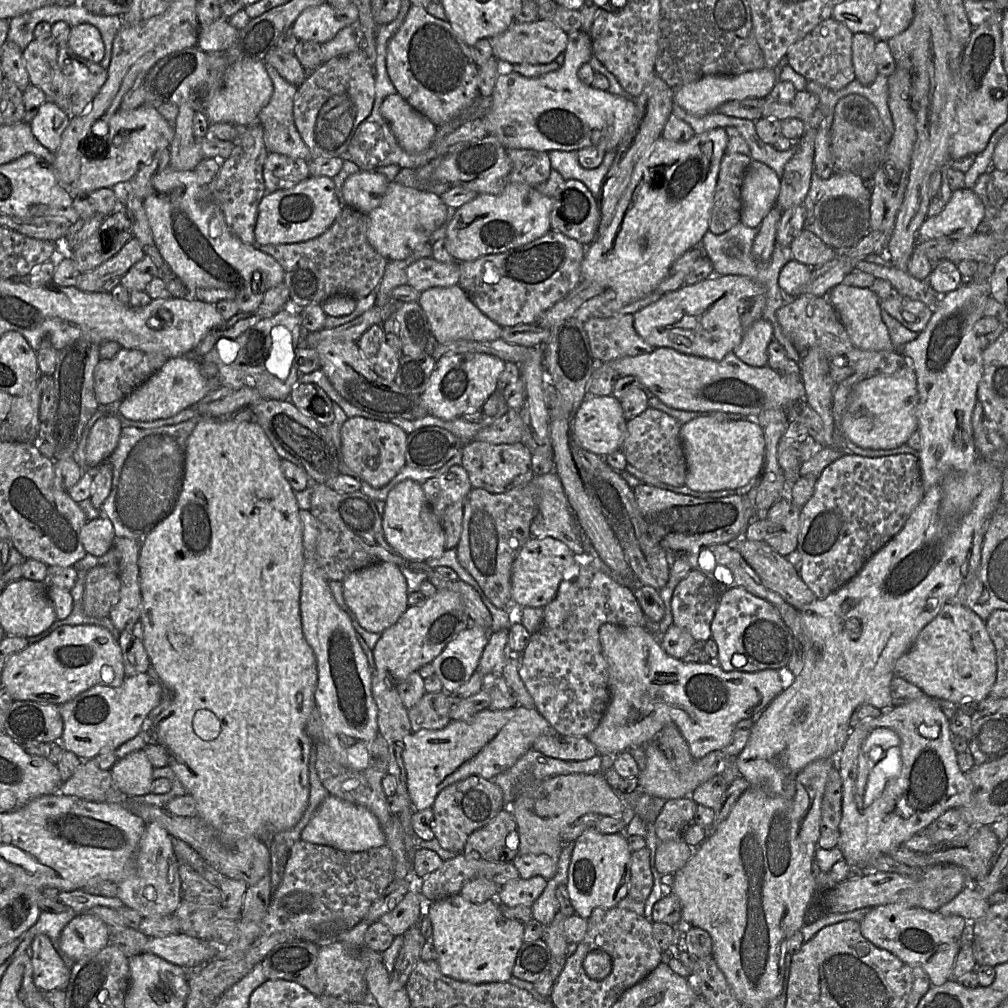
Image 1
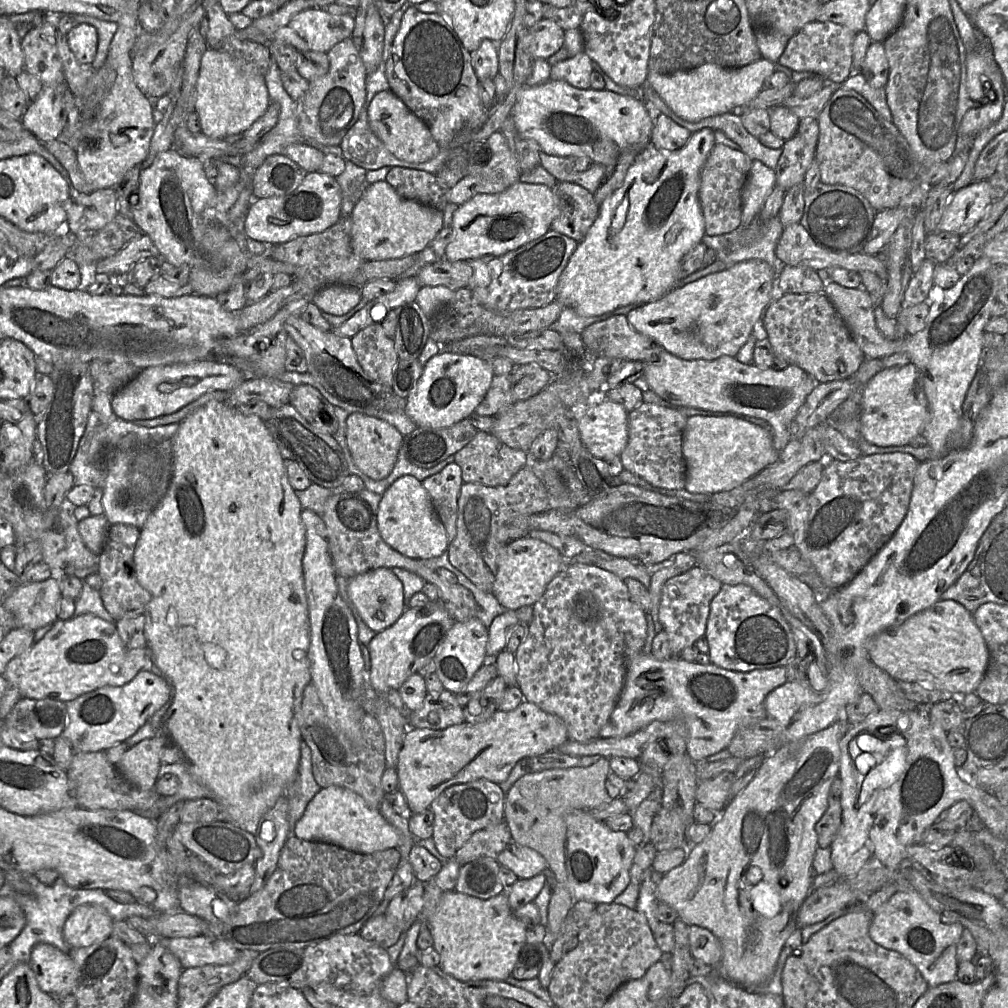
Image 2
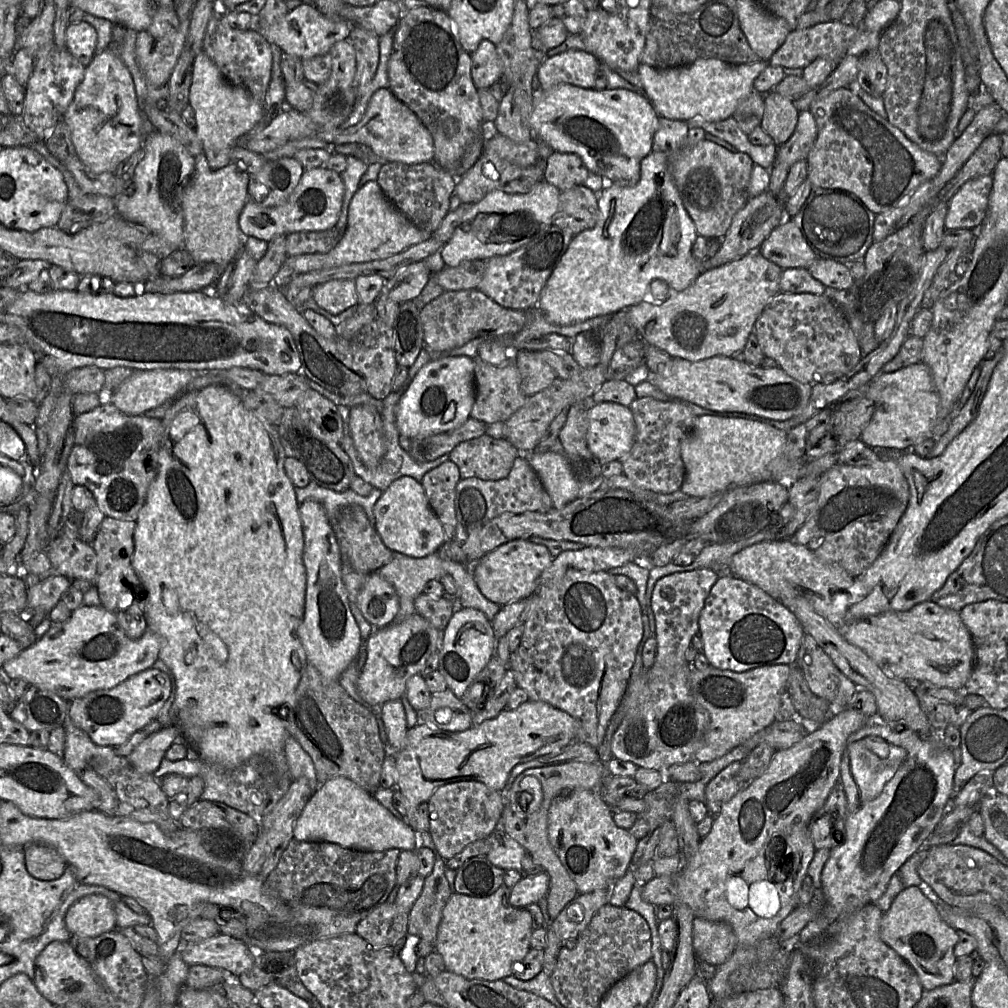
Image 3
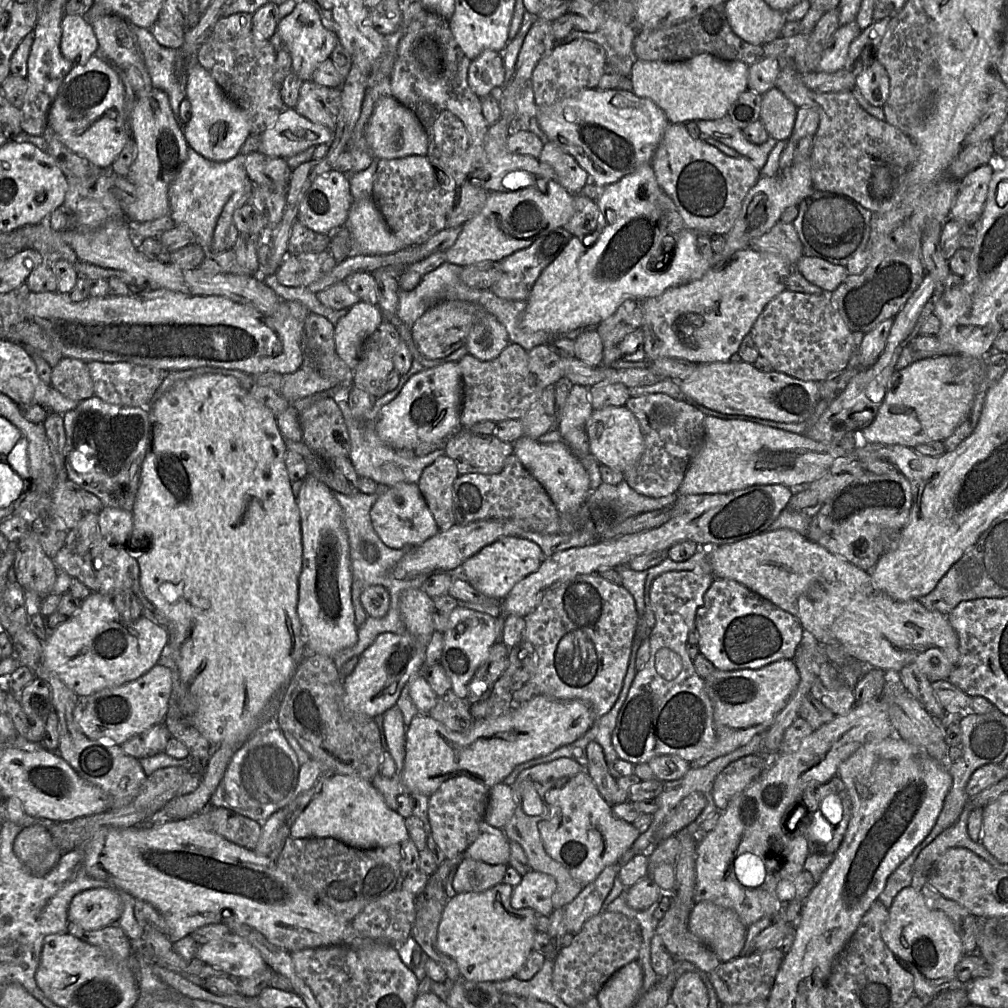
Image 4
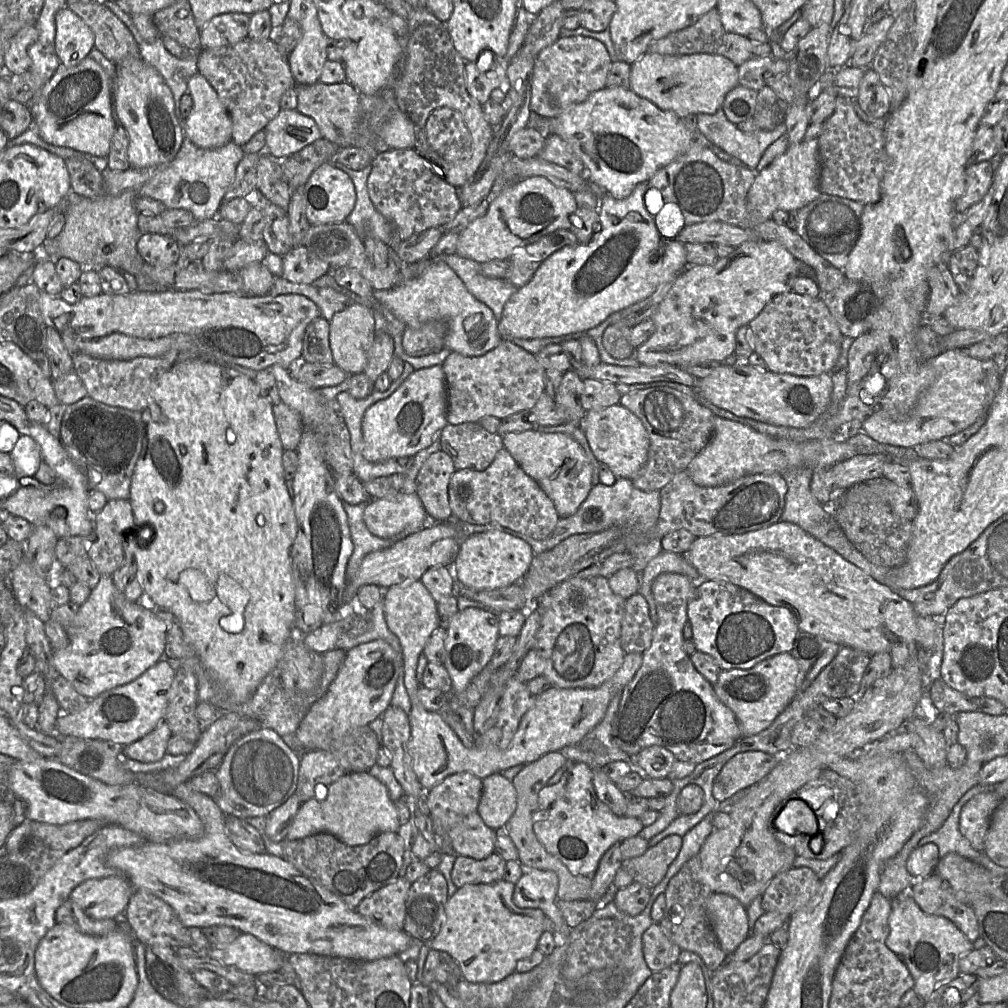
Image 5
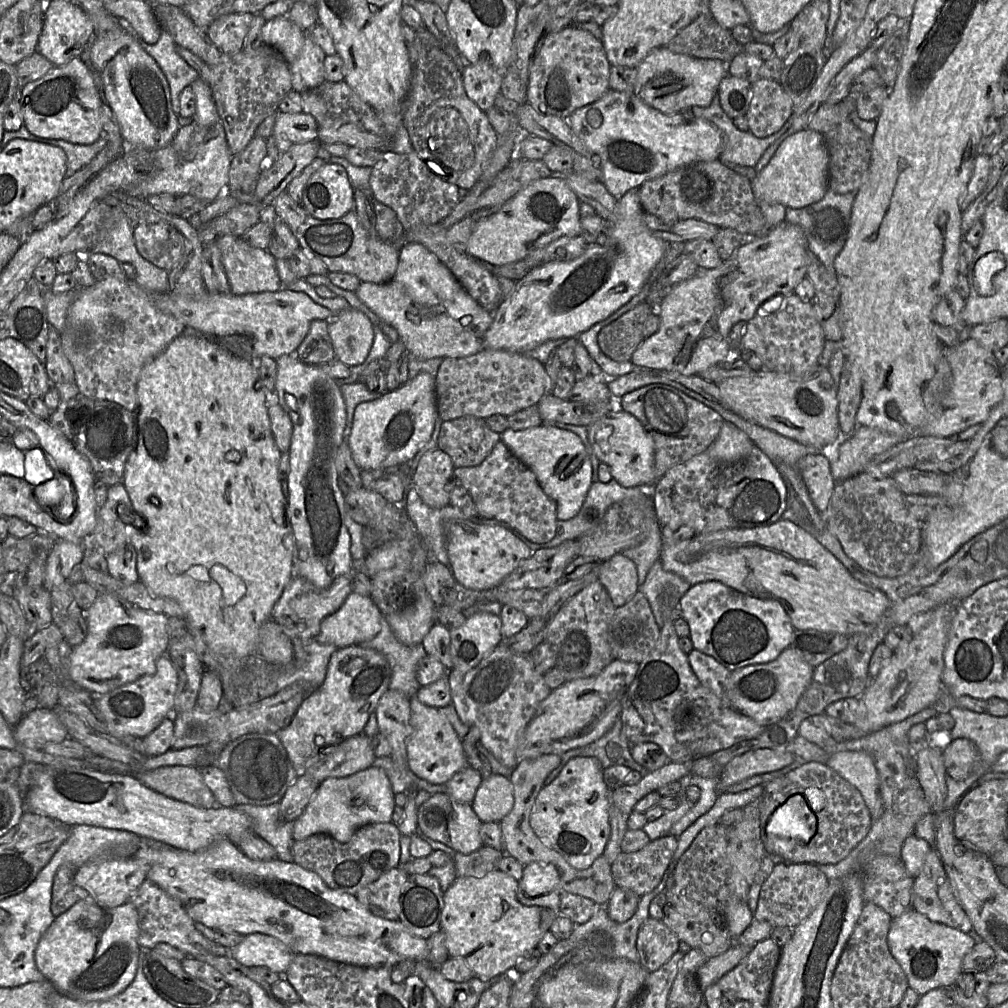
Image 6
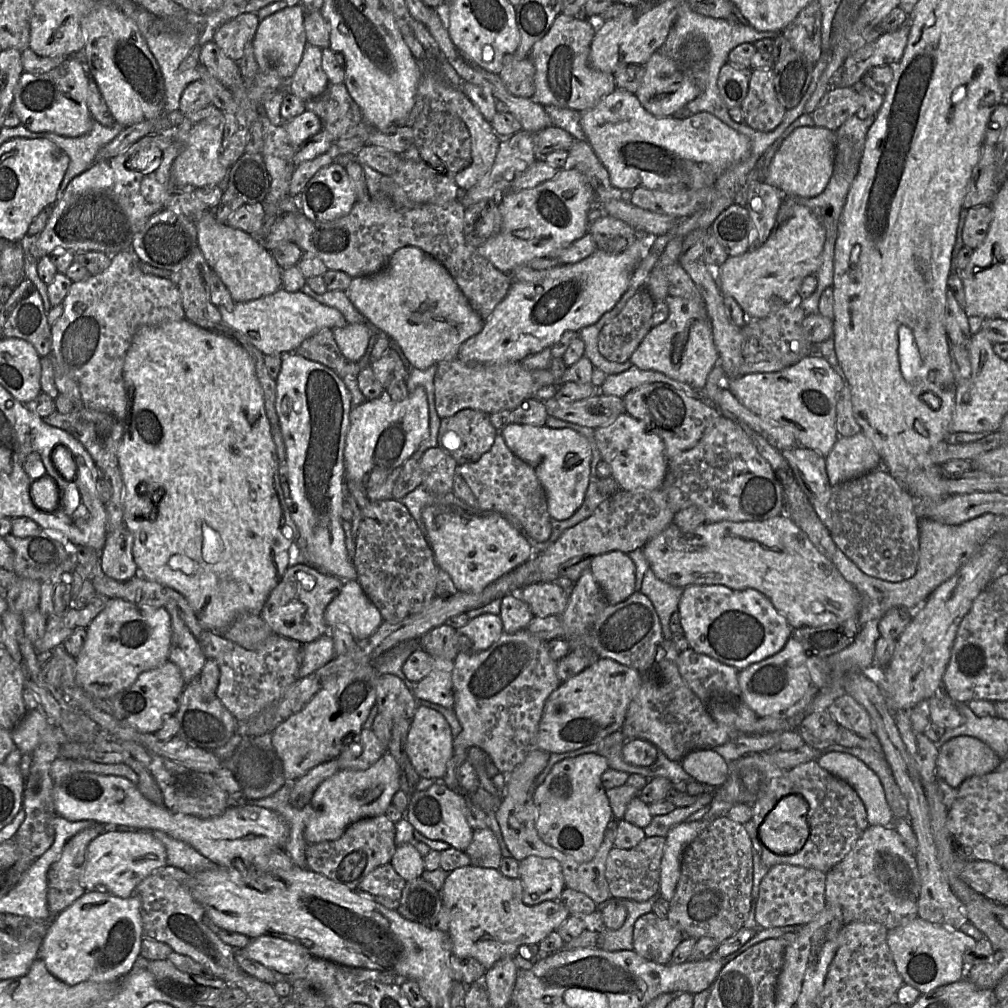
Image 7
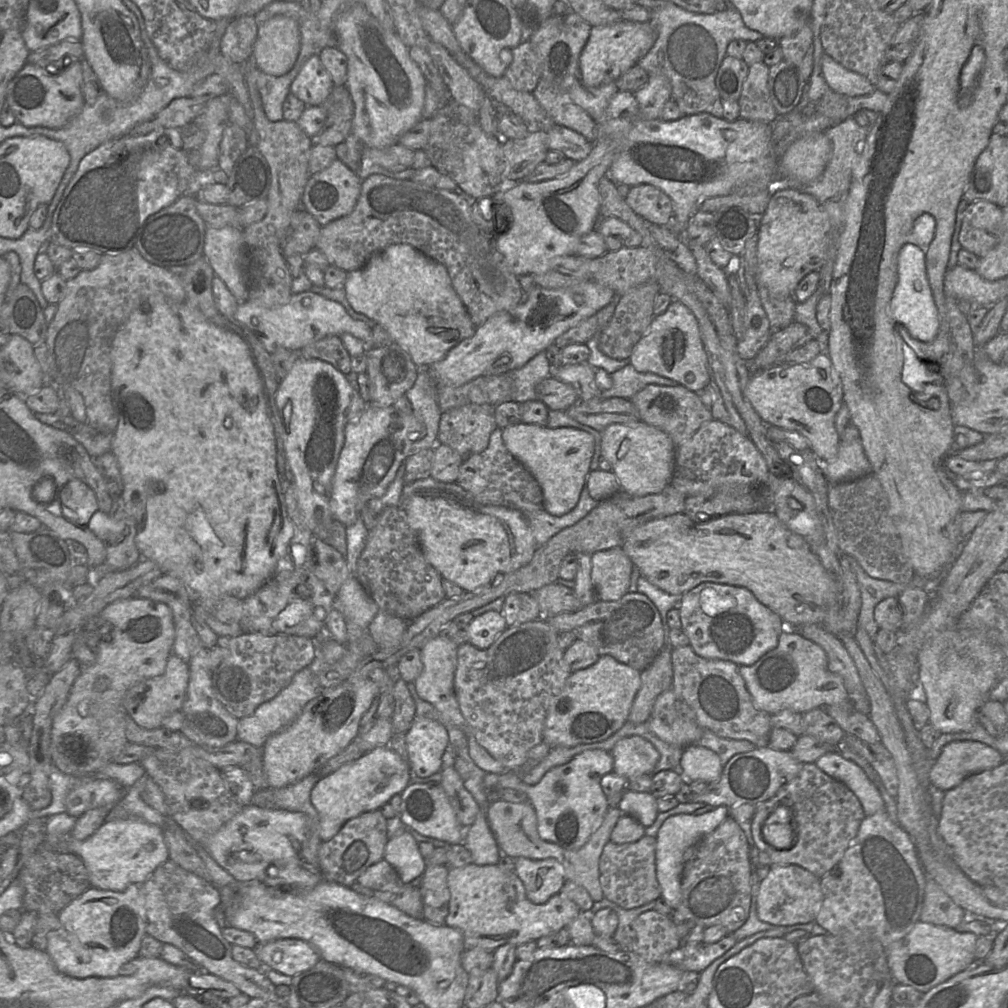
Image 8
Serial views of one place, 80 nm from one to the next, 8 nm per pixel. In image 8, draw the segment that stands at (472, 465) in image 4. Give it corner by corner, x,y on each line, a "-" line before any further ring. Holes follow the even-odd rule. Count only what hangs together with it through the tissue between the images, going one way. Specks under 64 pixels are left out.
467,404
442,412
437,443
458,452
463,461
483,452
497,428
494,411
489,404

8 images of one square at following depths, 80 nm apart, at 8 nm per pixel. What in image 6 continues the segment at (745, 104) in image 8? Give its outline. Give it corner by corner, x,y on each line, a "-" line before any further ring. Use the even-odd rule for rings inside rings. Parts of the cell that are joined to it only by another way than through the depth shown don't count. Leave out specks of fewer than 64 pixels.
759,78
752,84
752,96
745,115
749,131
764,138
776,133
791,117
794,104
779,82

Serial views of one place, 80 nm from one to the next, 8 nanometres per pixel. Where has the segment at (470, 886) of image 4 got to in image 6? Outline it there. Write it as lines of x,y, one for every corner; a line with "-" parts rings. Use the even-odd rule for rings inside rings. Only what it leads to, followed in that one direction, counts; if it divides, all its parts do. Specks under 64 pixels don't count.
483,846
471,854
456,853
453,856
457,877
484,877
488,872
499,868
503,858
501,851

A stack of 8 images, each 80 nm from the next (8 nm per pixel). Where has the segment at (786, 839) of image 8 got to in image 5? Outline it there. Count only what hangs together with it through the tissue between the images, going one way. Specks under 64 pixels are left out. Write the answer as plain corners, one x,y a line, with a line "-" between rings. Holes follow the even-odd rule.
803,801
798,803
788,802
774,818
773,827
776,831
796,835
804,833
810,836
816,836
811,833
809,815
814,815
813,811

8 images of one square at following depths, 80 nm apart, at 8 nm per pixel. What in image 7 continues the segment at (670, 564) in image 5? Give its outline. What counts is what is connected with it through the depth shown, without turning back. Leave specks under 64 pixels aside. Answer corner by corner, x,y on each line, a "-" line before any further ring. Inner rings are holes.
650,568
643,577
640,592
652,603
659,617
664,639
672,638
673,633
669,626
670,618
674,612
678,611
683,590
683,588
661,581

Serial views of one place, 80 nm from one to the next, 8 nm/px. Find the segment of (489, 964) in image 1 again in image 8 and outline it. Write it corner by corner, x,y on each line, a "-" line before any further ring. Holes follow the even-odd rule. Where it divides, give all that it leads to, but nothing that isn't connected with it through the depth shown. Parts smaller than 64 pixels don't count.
477,865
448,869
447,886
450,893
445,925
459,929
465,950
482,948
490,952
504,945
537,941
574,920
580,908
560,893
542,904
532,903
526,896
522,881
514,872
504,871
498,865

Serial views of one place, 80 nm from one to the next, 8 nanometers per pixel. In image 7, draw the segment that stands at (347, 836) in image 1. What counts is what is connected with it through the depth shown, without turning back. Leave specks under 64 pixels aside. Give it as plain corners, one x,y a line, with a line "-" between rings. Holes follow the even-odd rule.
388,752
366,770
339,770
324,780
311,799
312,813
304,830
308,844
340,838
346,828
361,819
384,815
394,794
400,790
400,769

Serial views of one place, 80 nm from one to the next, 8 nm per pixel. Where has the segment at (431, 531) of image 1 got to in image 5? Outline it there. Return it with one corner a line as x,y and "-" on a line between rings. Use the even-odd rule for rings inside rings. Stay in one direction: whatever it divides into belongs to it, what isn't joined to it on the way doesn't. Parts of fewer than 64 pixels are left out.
416,493
371,499
363,519
372,534
384,539
403,538
429,523
428,514

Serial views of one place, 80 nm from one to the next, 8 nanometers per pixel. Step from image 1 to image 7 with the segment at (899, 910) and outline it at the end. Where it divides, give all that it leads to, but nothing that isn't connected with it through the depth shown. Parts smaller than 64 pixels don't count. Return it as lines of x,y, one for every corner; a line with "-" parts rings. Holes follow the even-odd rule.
919,916
888,931
887,943
895,966
905,984
927,994
940,986
966,977
964,954
974,948
977,941
959,929
932,923

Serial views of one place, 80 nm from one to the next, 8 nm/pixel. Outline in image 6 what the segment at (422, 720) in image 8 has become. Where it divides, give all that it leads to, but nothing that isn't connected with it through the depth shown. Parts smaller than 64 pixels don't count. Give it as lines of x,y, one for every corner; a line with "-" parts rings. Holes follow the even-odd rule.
416,697
409,699
412,735
407,743
410,770
431,784
445,784
456,773
469,766
460,739
447,718
436,708
422,704

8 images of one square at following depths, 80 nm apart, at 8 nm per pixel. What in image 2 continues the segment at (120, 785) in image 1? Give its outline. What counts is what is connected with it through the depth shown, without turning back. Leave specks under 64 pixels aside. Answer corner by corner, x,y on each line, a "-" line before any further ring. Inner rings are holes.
160,733
144,739
123,754
117,768
137,788
152,790
161,765
159,754
167,744
167,738

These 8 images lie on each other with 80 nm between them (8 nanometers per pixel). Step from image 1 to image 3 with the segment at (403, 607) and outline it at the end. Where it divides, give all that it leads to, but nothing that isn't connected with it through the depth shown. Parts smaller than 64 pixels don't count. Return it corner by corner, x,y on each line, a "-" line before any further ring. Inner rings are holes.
377,572
366,574
357,598
364,618
374,628
390,626
399,611
399,596
394,586

